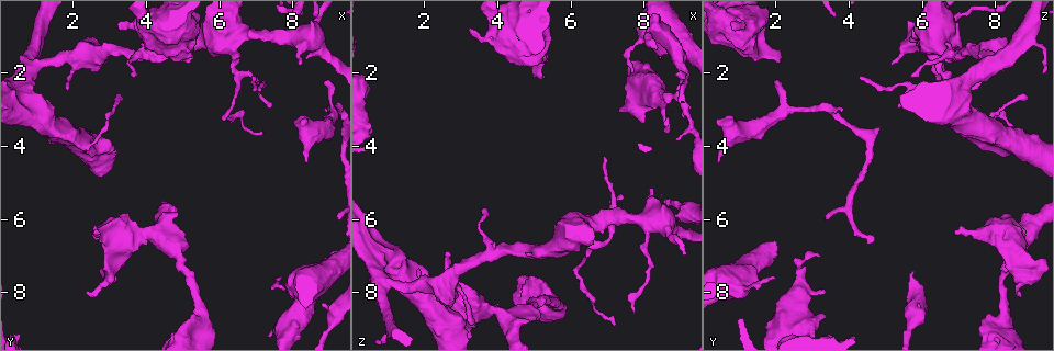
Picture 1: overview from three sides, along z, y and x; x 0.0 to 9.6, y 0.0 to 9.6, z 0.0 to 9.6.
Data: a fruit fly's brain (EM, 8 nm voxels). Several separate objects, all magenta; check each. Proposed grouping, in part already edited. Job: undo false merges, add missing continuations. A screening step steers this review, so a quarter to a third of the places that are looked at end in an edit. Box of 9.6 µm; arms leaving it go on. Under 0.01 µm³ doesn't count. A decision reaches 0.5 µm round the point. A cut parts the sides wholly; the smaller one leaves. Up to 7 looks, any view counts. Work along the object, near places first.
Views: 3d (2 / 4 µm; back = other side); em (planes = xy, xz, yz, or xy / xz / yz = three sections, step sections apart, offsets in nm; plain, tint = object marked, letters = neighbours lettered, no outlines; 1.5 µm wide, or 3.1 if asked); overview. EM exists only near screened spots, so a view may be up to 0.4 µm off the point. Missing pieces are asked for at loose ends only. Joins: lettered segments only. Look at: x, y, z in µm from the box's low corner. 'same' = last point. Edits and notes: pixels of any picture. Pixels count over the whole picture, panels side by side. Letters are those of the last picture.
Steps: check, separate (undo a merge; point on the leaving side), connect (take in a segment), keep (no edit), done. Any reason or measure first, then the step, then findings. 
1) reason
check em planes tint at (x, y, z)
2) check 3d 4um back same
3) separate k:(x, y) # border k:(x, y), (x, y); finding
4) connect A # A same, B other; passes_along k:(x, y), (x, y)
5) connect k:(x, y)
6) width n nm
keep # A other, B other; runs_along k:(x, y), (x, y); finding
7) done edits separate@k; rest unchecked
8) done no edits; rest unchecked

an open end
check em xy step 8 tint at (3.35, 0.65, 0.75)

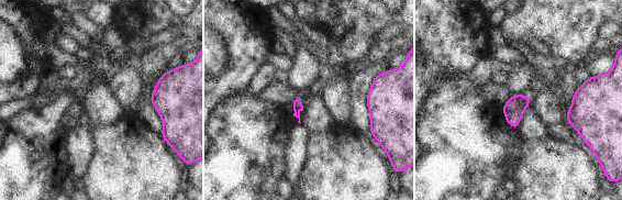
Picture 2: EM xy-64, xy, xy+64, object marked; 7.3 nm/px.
cut it another way
check em planes tint same

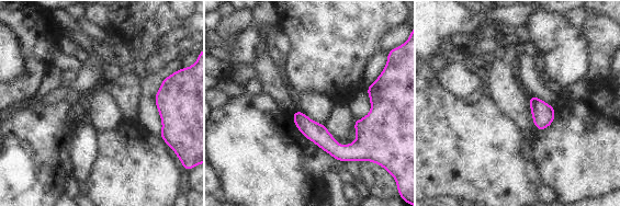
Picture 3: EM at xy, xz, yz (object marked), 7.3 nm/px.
what lies round it
check em planes letters same

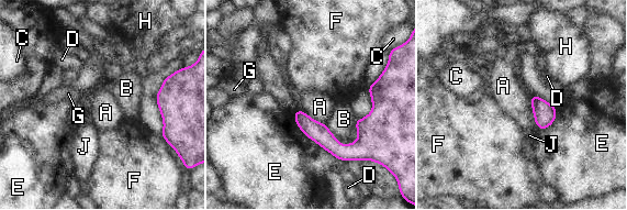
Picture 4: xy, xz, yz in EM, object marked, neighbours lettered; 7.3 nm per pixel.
longest_contact E 500 nm
keep # A other, B other, C other, D other, E other, F other, G other, H other, J other; border 4:(529, 95), (534, 122), (540, 130); no lettered segment goes on from it

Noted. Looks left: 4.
an open end
check em planes letters at (3.60, 2.10, 5.65)

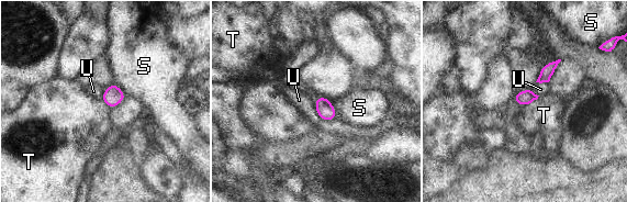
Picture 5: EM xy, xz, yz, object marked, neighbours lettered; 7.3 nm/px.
keep # S other, T other, U other; border 5:(538, 96), (524, 107); no lettered segment goes on from it

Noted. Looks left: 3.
branch stops here
check 3d 2um back at (8.10, 8.55, 3.30)

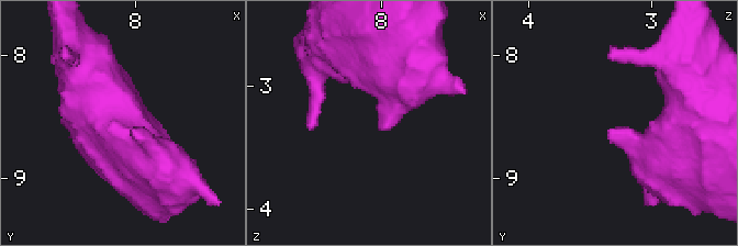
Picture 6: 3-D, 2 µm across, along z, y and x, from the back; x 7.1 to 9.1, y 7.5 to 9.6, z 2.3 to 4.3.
shape alone is not enough
check em planes tint at (8.04, 8.62, 3.34)

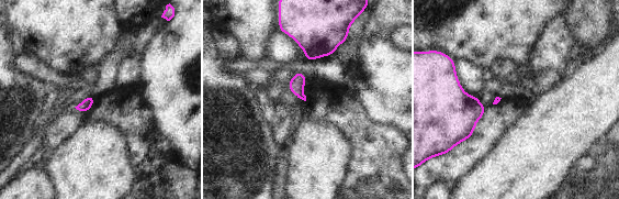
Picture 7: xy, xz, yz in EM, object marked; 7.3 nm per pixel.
check em planes letters same

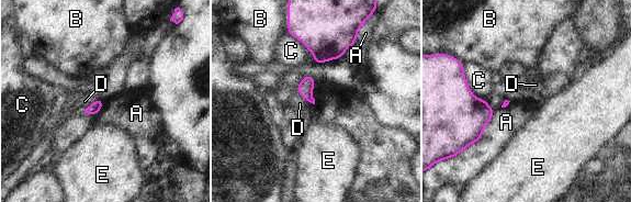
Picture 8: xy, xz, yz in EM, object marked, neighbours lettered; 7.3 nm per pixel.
keep # A other, B other, C other, D other, E other; border 8:(496, 111), (482, 136), (466, 148); no lettered segment goes on from it

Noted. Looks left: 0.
done no edits; rest unchecked

